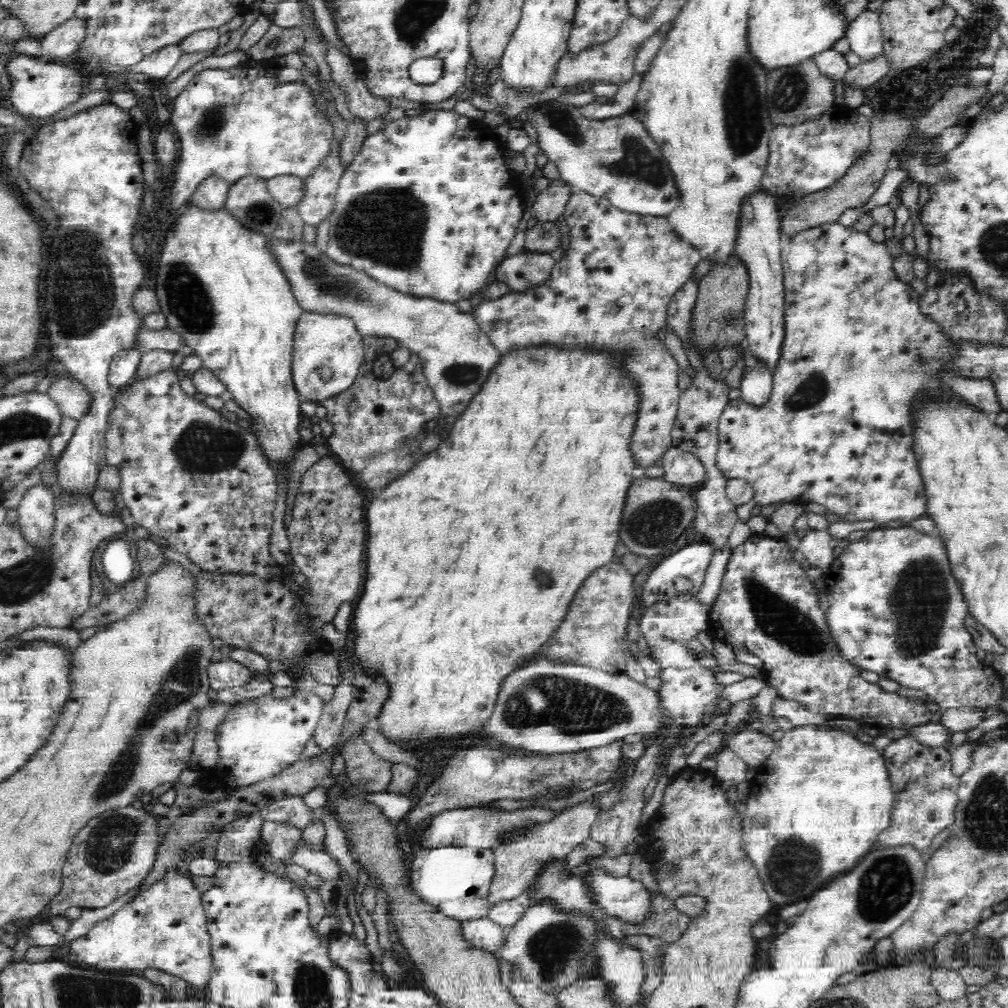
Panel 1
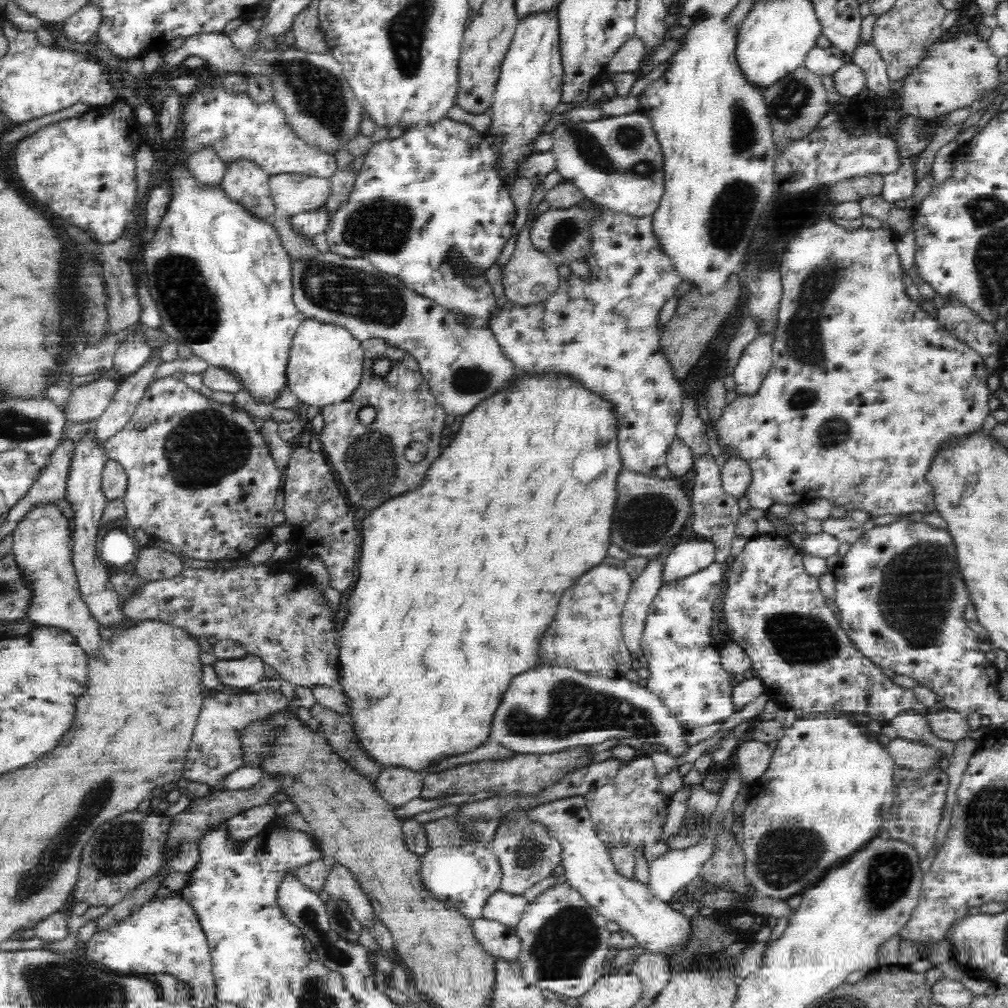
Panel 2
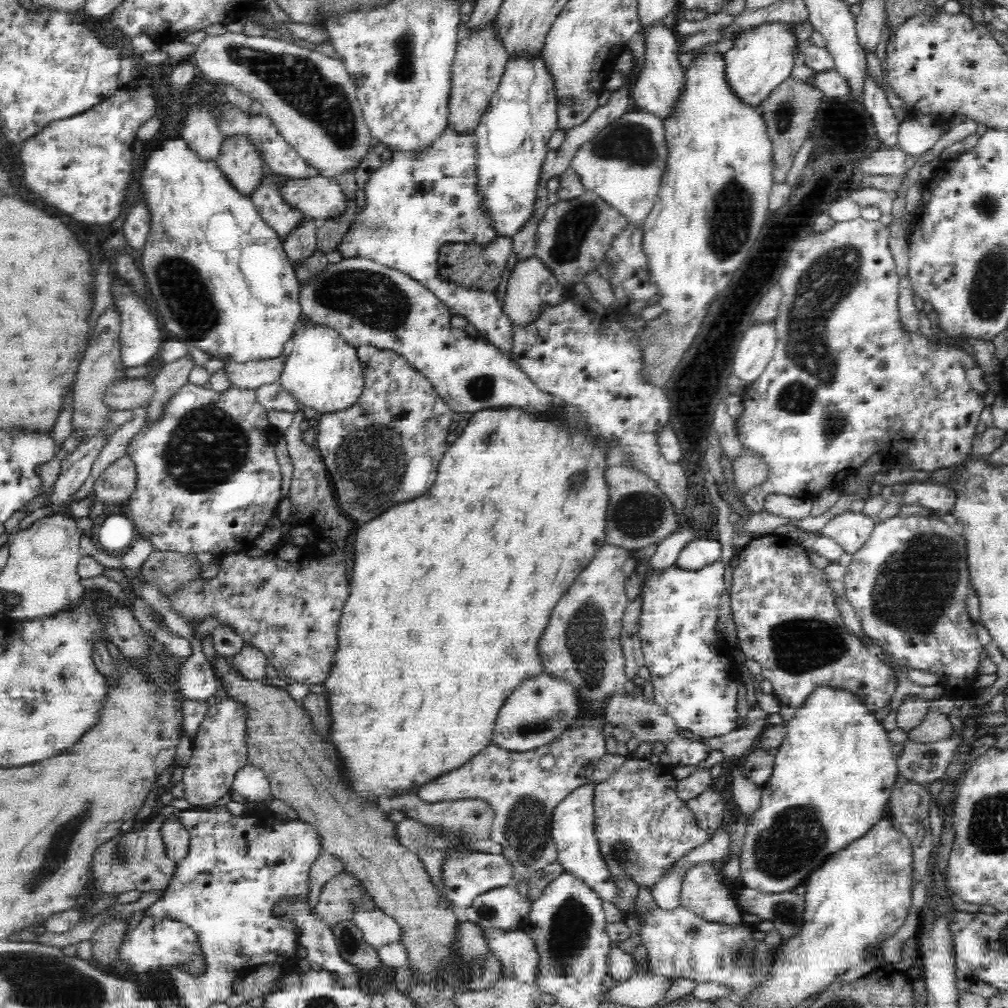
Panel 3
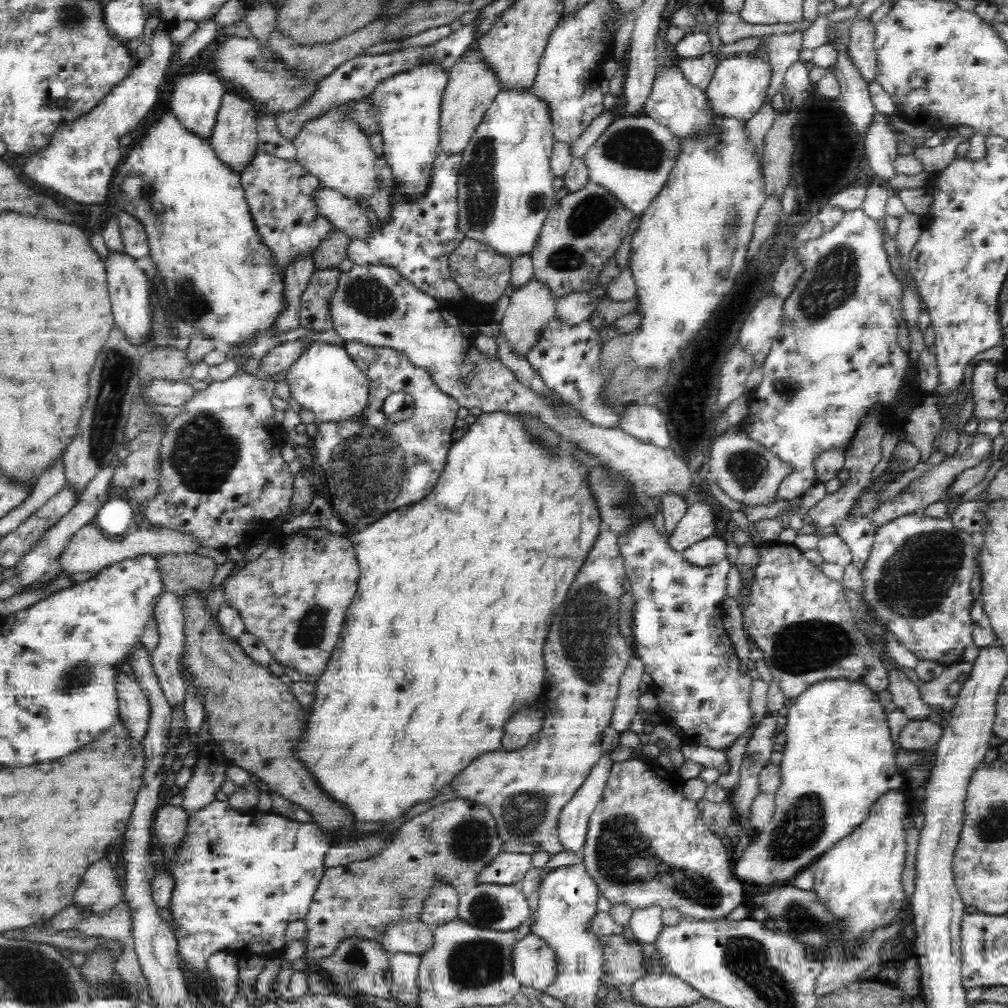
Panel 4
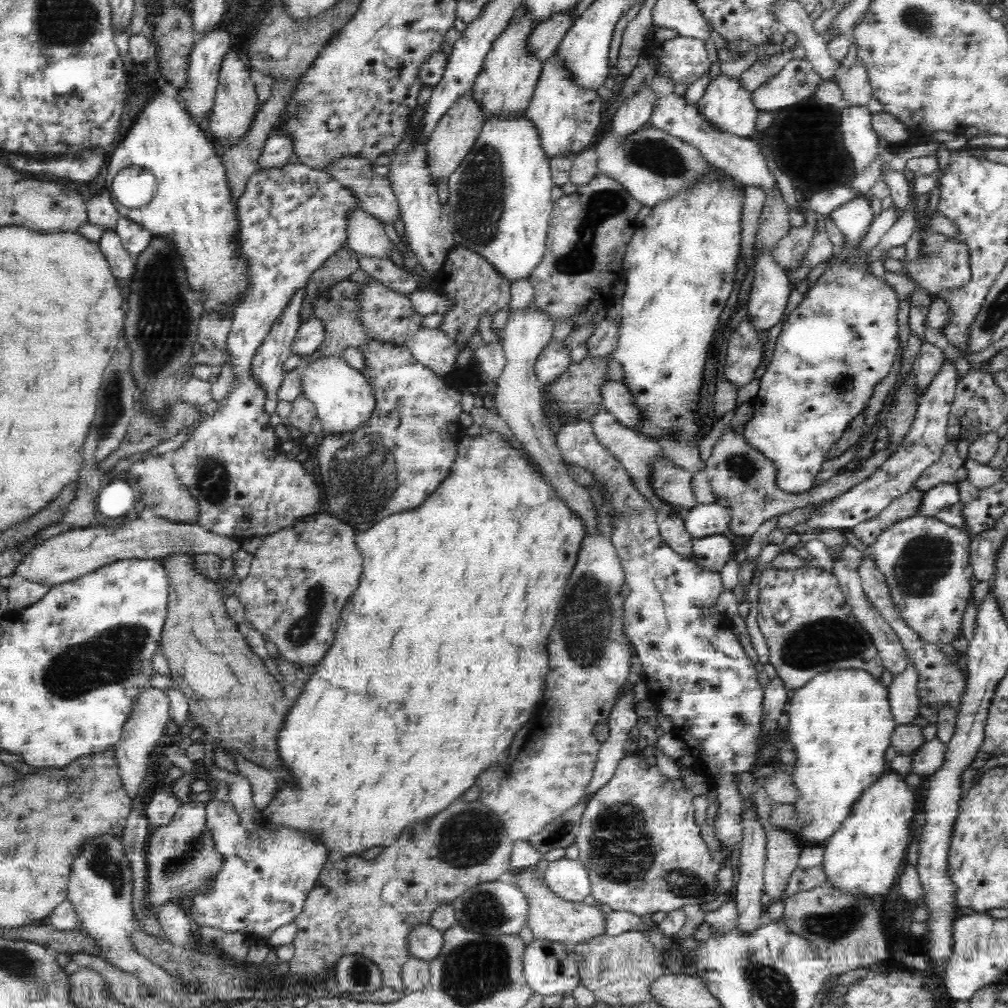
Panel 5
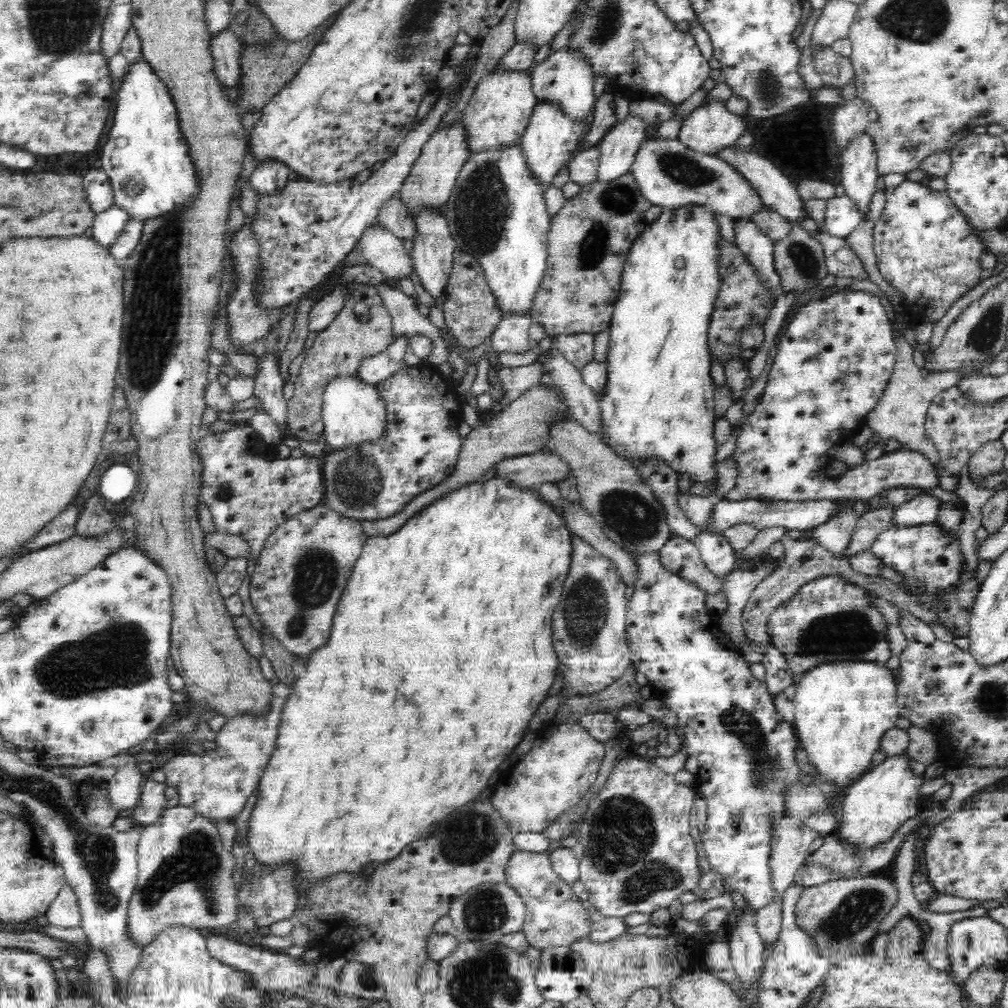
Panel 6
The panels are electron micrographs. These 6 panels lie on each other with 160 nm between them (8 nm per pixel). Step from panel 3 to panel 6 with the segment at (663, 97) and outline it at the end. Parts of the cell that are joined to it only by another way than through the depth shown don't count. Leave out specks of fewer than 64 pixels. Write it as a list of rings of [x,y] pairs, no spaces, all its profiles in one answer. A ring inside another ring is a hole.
[[[735,143],[715,150],[715,157],[726,162],[728,166],[732,167],[732,170],[735,170],[746,182],[750,183],[752,189],[758,194],[762,205],[770,206],[773,210],[783,214],[794,226],[799,225],[799,218],[805,212],[800,196],[798,196],[797,187],[794,187],[790,179],[782,174],[782,171],[774,166],[770,160],[750,152],[748,147],[738,148]]]

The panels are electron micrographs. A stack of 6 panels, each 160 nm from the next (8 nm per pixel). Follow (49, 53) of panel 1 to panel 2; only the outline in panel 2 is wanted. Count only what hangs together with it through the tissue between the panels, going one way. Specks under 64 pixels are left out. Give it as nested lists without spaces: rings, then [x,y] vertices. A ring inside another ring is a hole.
[[[87,4],[60,24],[62,36],[70,44],[90,42],[94,39],[100,21],[99,10]]]

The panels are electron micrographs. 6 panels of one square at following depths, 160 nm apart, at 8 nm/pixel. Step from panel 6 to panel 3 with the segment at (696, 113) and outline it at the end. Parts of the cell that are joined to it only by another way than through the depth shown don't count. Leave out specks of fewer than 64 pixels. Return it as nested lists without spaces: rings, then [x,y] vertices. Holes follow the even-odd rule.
[[[794,21],[763,22],[734,38],[734,44],[724,53],[726,61],[726,77],[734,93],[742,101],[758,107],[762,100],[790,77],[792,68],[798,62],[794,54],[800,53],[798,38],[794,34]]]

